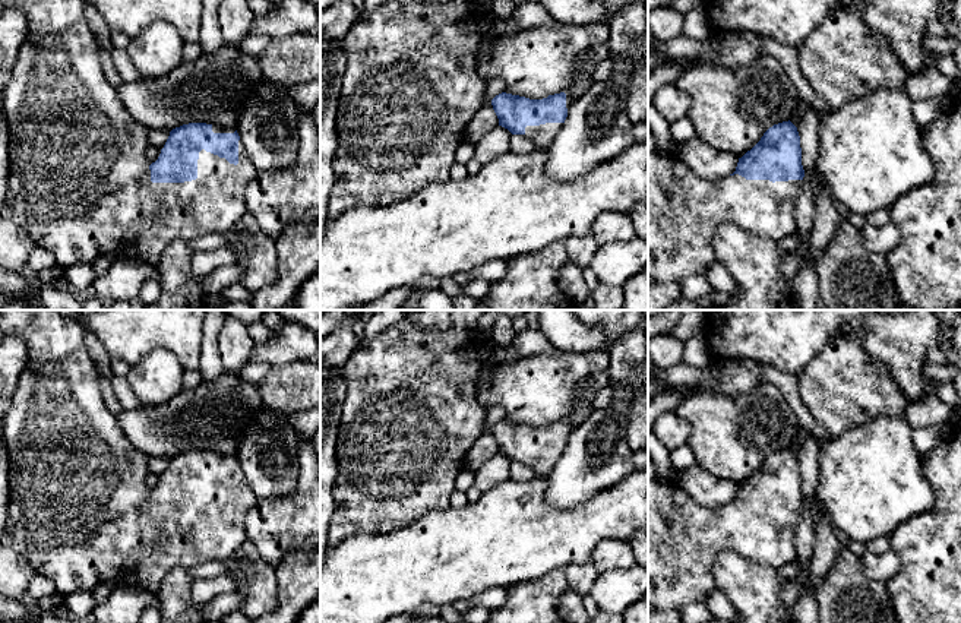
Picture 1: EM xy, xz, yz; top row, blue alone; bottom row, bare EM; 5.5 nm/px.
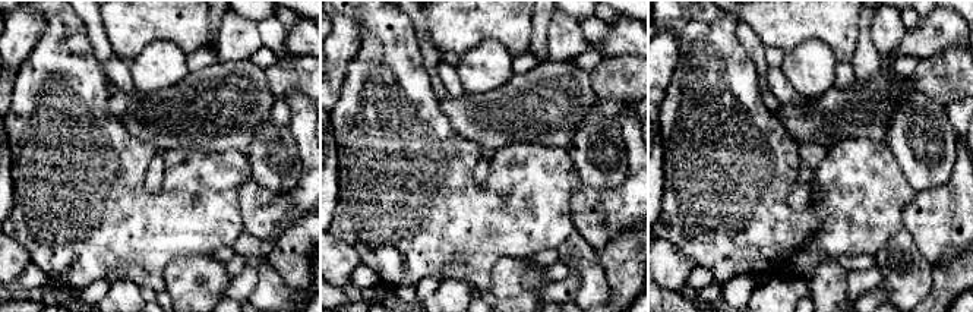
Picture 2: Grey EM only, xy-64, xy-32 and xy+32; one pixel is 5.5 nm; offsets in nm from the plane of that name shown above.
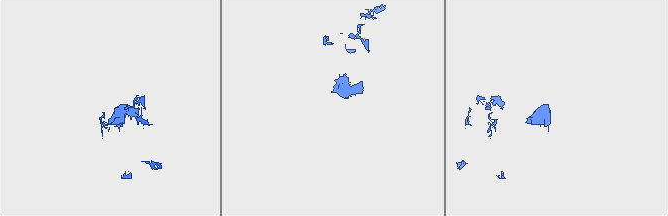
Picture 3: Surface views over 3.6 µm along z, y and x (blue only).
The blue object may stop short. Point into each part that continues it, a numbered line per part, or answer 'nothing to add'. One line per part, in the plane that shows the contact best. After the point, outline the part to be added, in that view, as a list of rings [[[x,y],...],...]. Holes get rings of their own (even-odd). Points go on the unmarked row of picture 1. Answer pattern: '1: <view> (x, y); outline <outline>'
1: xy (79, 512); outline [[[0,310],[0,331],[6,335],[18,333],[23,338],[28,347],[28,363],[22,370],[18,388],[13,393],[9,411],[3,417],[3,434],[9,452],[9,487],[10,505],[7,524],[0,534],[0,544],[18,551],[35,569],[38,575],[48,578],[60,595],[66,597],[79,591],[92,591],[98,585],[107,584],[113,586],[140,588],[157,597],[162,579],[168,570],[174,567],[193,567],[211,560],[225,562],[246,540],[246,515],[257,502],[244,472],[238,468],[238,491],[230,491],[225,486],[219,486],[202,477],[197,487],[197,506],[184,510],[152,510],[149,490],[146,488],[149,456],[136,449],[126,437],[116,415],[107,408],[102,392],[99,373],[94,364],[85,344],[86,329],[75,317],[66,317],[57,310]]]

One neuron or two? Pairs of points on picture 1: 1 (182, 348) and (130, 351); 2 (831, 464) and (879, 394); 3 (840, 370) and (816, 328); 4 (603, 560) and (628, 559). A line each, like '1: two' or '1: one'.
1: one
2: two
3: two
4: one

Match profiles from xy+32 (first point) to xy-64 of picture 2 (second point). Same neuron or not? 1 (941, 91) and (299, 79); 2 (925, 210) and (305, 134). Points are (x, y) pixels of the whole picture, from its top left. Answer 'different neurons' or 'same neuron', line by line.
1: same neuron
2: same neuron

